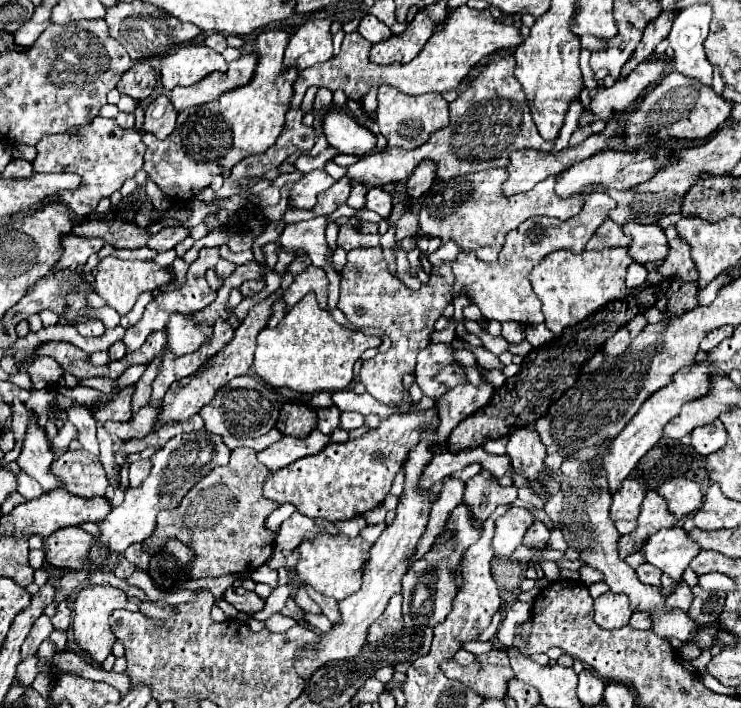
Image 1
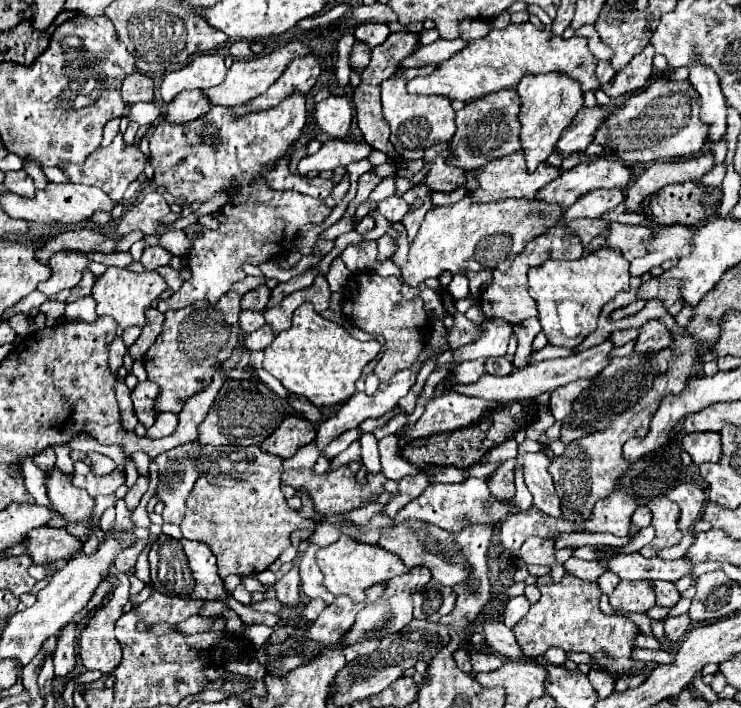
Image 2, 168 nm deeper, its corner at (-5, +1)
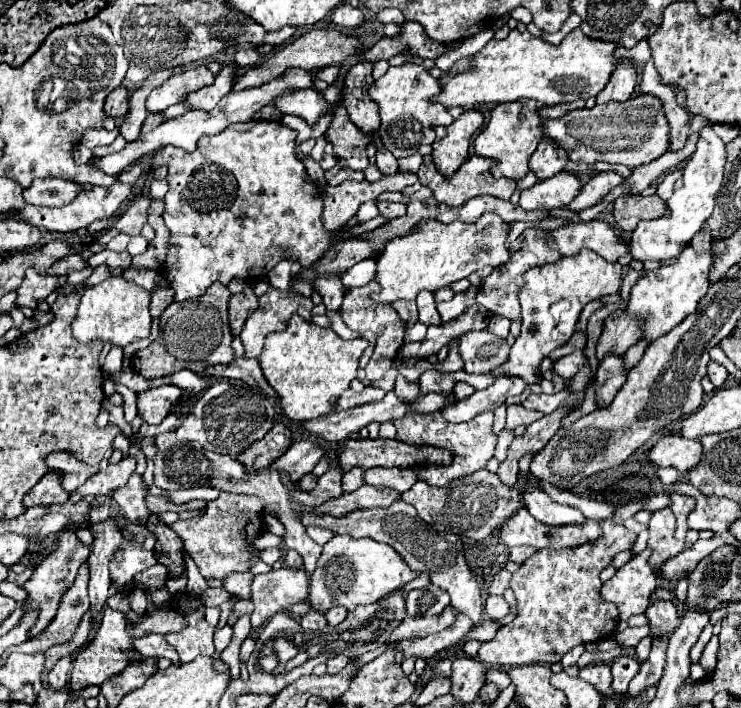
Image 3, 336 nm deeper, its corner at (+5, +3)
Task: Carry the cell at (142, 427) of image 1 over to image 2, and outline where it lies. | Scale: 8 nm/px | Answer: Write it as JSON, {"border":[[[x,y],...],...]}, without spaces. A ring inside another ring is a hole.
{"border":[[[159,413],[155,419],[155,425],[151,425],[145,433],[147,439],[159,439],[159,437],[167,437],[175,431],[177,427],[177,415],[175,413]]]}

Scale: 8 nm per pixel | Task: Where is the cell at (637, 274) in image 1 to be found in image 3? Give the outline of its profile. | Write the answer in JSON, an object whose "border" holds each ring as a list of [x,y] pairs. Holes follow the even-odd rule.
{"border":[[[705,127],[699,133],[697,151],[687,161],[683,169],[683,187],[671,195],[671,199],[665,203],[669,209],[669,215],[657,217],[651,221],[641,221],[641,225],[633,231],[629,241],[629,251],[633,259],[639,261],[667,261],[681,253],[681,249],[693,239],[693,235],[701,229],[703,221],[713,213],[715,207],[715,195],[721,189],[723,183],[723,171],[725,171],[725,143],[713,133],[713,127]]]}

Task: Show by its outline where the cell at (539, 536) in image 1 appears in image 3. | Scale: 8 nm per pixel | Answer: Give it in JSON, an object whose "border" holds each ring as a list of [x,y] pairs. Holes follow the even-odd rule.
{"border":[[[513,547],[511,549],[511,561],[515,561],[515,563],[523,563],[525,559],[529,559],[531,555],[535,553],[535,549],[533,547]]]}

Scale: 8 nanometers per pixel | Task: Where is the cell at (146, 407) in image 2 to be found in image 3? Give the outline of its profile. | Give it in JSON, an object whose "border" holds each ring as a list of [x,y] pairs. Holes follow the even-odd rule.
{"border":[[[163,385],[157,389],[149,389],[145,393],[139,393],[139,399],[137,399],[139,415],[151,425],[159,425],[167,415],[173,413],[173,405],[181,401],[181,393],[183,391],[175,385]]]}

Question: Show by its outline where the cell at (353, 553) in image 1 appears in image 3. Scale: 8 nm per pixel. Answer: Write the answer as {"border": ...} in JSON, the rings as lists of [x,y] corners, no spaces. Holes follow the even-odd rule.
{"border":[[[335,535],[325,543],[323,553],[317,561],[317,569],[309,579],[309,601],[319,613],[327,613],[329,607],[343,605],[353,611],[357,605],[377,603],[389,593],[399,591],[409,581],[417,577],[417,571],[411,571],[409,565],[393,551],[389,545],[373,541],[371,537],[353,539],[349,535]]]}

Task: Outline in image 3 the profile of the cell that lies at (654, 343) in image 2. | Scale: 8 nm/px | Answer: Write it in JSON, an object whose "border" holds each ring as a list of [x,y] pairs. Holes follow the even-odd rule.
{"border":[[[607,355],[595,373],[595,403],[597,409],[609,407],[621,385],[625,383],[627,373],[623,369],[623,357]]]}

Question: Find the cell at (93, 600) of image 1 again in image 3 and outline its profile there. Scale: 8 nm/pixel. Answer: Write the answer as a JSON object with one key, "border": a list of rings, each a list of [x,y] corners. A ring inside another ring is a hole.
{"border":[[[105,607],[97,635],[89,641],[89,645],[85,645],[75,655],[69,687],[75,689],[75,691],[87,689],[91,685],[101,687],[109,677],[115,677],[117,671],[125,669],[125,665],[129,665],[129,655],[127,655],[129,649],[135,649],[135,647],[133,647],[133,637],[129,637],[129,633],[127,633],[127,621],[125,621],[123,613]]]}

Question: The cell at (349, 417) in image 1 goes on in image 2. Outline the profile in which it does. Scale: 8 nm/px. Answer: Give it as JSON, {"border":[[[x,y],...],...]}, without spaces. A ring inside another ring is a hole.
{"border":[[[351,429],[351,431],[345,431],[343,435],[339,435],[337,439],[333,439],[325,449],[323,449],[323,455],[327,455],[327,457],[335,457],[335,455],[339,455],[341,451],[345,451],[347,447],[349,447],[349,443],[351,441],[355,441],[355,439],[359,439],[359,435],[361,435],[361,429]]]}

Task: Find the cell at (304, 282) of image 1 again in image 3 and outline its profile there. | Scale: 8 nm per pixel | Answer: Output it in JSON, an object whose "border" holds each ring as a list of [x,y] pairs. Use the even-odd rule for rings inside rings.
{"border":[[[269,287],[269,291],[259,297],[257,311],[253,311],[253,315],[247,319],[239,335],[245,347],[245,357],[259,359],[265,337],[269,333],[287,329],[293,315],[299,315],[305,321],[311,321],[311,309],[313,309],[313,303],[309,297],[303,297],[293,289],[281,291],[281,289]]]}

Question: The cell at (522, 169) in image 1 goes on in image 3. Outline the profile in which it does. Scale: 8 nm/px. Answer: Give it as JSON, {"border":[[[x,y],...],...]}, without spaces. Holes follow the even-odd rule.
{"border":[[[473,155],[469,157],[455,173],[451,179],[443,177],[437,167],[433,163],[423,163],[417,171],[417,177],[421,181],[421,185],[429,187],[433,191],[433,197],[439,201],[439,203],[445,203],[449,207],[461,207],[465,201],[477,197],[477,195],[491,195],[491,197],[499,197],[499,199],[509,199],[515,191],[515,181],[509,181],[509,179],[495,179],[491,173],[489,173],[489,165],[493,165],[491,159],[485,159],[485,157],[479,157],[479,155]]]}

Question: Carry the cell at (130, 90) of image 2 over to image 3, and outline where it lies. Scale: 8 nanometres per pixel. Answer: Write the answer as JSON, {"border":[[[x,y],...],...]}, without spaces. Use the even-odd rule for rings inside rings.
{"border":[[[117,87],[113,93],[109,93],[109,97],[105,99],[105,113],[109,113],[109,117],[123,117],[127,113],[127,89],[125,87]]]}

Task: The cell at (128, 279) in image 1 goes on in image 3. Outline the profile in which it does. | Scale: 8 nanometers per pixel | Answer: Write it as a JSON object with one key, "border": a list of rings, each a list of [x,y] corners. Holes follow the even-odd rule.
{"border":[[[109,277],[103,283],[85,289],[77,315],[73,319],[73,339],[81,343],[111,343],[117,347],[127,347],[137,339],[145,339],[151,333],[151,315],[149,315],[151,293],[127,281],[123,277]]]}

